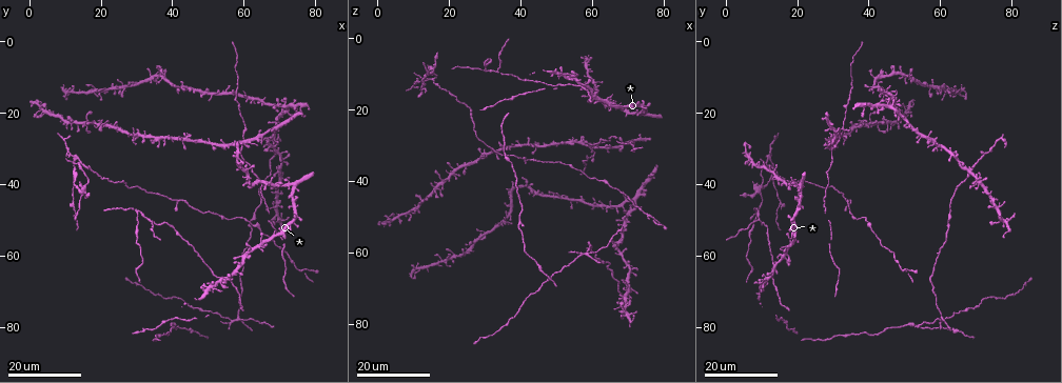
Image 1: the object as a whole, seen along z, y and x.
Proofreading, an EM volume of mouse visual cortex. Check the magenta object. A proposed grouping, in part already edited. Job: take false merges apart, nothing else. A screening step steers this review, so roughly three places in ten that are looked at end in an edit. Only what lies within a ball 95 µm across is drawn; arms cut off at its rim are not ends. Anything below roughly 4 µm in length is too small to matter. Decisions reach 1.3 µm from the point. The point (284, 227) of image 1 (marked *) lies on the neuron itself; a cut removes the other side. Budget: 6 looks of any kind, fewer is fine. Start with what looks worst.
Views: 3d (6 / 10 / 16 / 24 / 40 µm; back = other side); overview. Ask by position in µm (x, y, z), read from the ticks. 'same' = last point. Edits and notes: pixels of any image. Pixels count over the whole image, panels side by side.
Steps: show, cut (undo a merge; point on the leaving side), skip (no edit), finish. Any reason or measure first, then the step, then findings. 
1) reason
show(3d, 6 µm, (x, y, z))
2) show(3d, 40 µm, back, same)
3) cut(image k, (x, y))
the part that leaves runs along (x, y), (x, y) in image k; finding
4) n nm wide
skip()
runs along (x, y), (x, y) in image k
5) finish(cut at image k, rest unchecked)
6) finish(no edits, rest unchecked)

a fork
show(3d, 16 µm, (33.0, 49.5, 8.5))

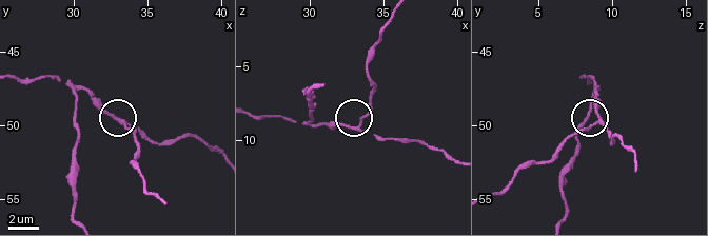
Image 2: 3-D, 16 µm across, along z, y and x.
zoom in
show(3d, 6 µm, (33.4, 49.8, 9.0))

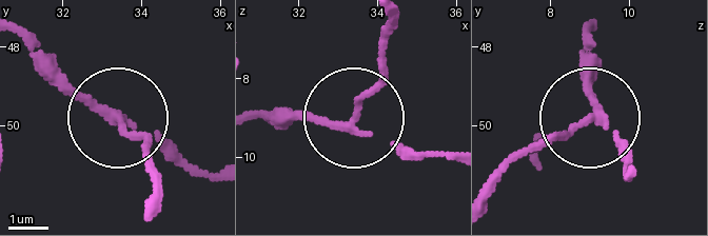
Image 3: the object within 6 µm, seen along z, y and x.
3 arms
cut(image 3, (151, 140))
the part that leaves runs along (118, 117), (148, 148), (155, 198) in image 3; two neurons meet here

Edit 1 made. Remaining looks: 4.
thick turns thin
show(3d, 24 µm, (75.0, 64.0, 50.0))

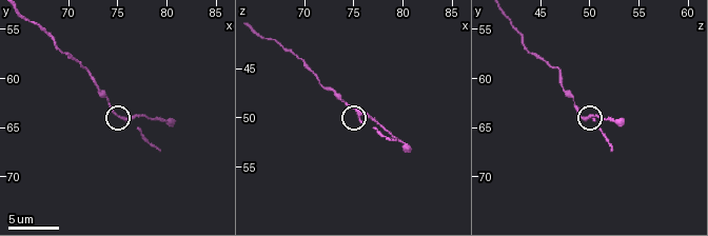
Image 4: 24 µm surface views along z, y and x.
show(3d, 6 µm, (75.2, 64.0, 49.2))

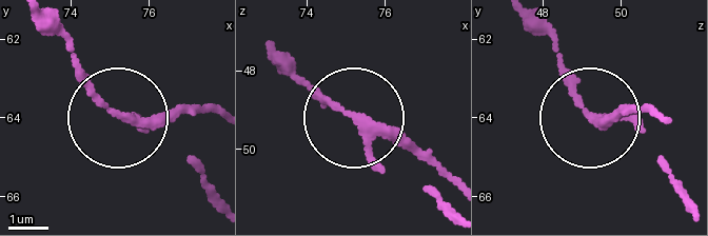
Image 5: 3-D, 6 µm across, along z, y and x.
cut(image 5, (188, 105))
the part that leaves runs along (138, 122), (216, 113) in image 5; a second neuron is stuck on

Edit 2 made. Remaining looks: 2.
finish(cut at image 3, cut at image 5, rest unchecked)

